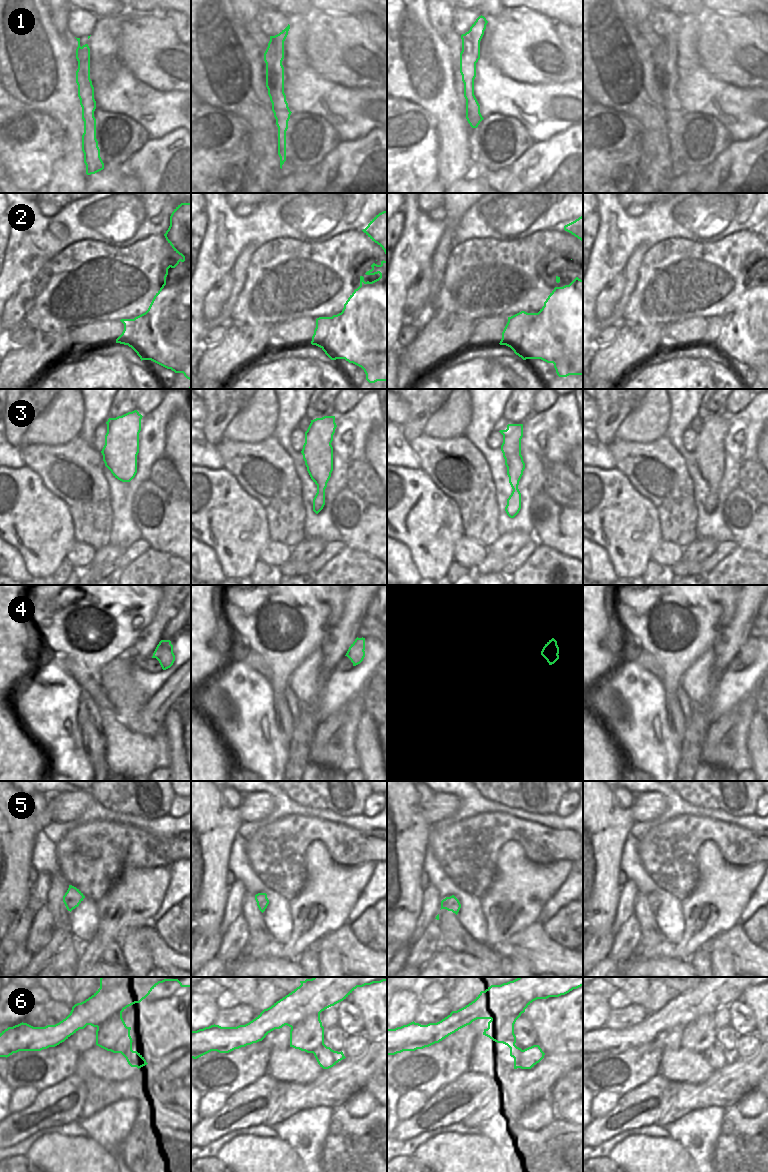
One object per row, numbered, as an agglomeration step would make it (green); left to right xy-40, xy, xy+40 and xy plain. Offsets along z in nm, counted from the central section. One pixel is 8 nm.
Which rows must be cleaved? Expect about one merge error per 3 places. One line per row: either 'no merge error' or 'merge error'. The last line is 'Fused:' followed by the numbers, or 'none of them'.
1: no merge error
2: merge error
3: no merge error
4: no merge error
5: no merge error
6: merge error
Fused: 2, 6

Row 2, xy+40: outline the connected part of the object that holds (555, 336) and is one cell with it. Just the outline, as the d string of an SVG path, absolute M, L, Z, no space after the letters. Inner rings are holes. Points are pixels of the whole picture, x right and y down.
M576 277L569 285L555 287L524 332L522 342L512 343L510 348L523 360L541 359L553 363L559 377L583 375L583 280Z

